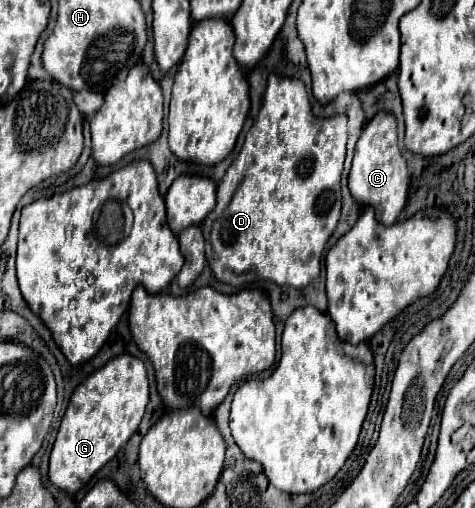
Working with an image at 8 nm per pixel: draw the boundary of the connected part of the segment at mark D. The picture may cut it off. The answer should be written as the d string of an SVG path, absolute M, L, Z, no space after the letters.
M270 74L268 78L268 88L264 94L264 102L262 102L262 110L254 122L254 126L250 128L250 132L246 134L244 146L240 150L240 154L236 156L236 160L230 164L230 168L226 170L224 178L218 184L218 202L216 208L206 216L204 224L202 224L202 232L204 238L210 242L210 268L214 272L214 276L220 282L228 282L228 284L244 284L250 282L254 278L262 278L262 280L270 280L274 284L280 286L292 286L292 288L304 288L308 286L318 274L320 274L320 256L324 252L324 244L328 242L330 234L334 232L338 218L340 218L340 208L342 208L342 194L340 194L340 174L342 174L342 164L344 164L344 156L346 156L346 138L348 138L348 130L346 130L348 118L344 114L332 116L332 118L316 118L312 114L312 106L304 88L302 80L296 78L288 78L288 76L278 76L278 74Z

